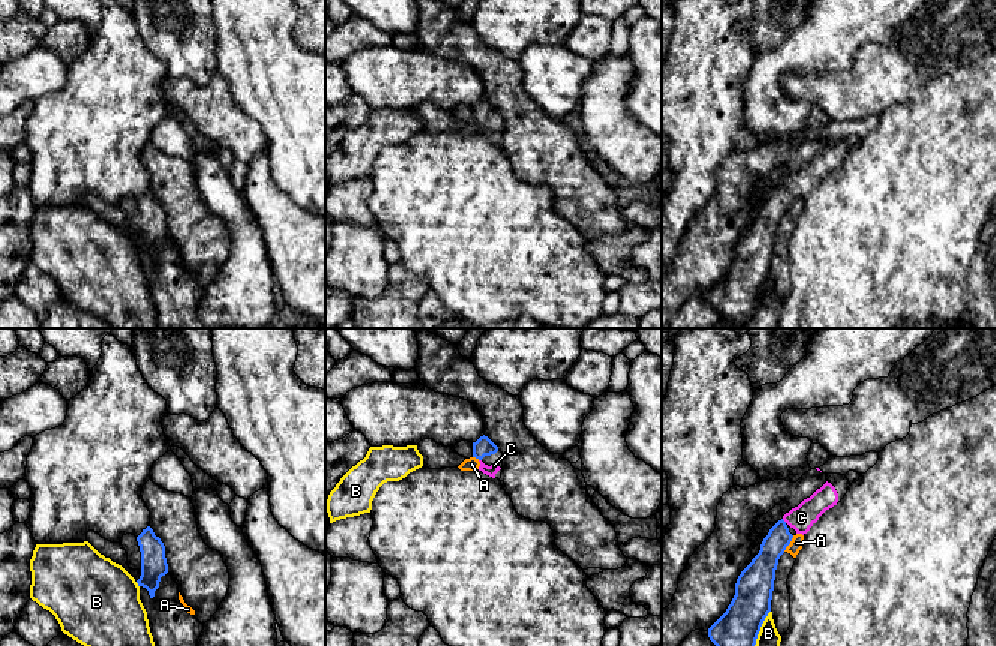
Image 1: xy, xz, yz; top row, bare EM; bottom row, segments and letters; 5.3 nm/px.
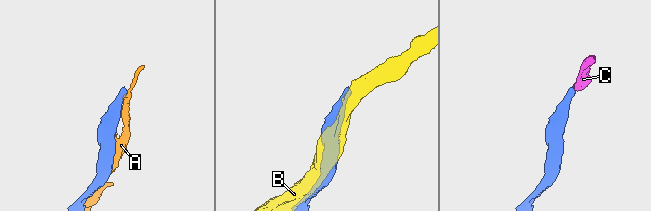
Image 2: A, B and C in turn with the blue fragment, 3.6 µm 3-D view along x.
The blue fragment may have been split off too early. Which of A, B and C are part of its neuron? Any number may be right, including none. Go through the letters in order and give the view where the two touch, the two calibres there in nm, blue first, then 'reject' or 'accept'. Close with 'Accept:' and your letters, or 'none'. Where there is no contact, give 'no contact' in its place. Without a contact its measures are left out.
A: yz | 180/70 nm | reject
B: yz | 240/160 nm | reject
C: yz | 130/140 nm | accept
Accept: C

